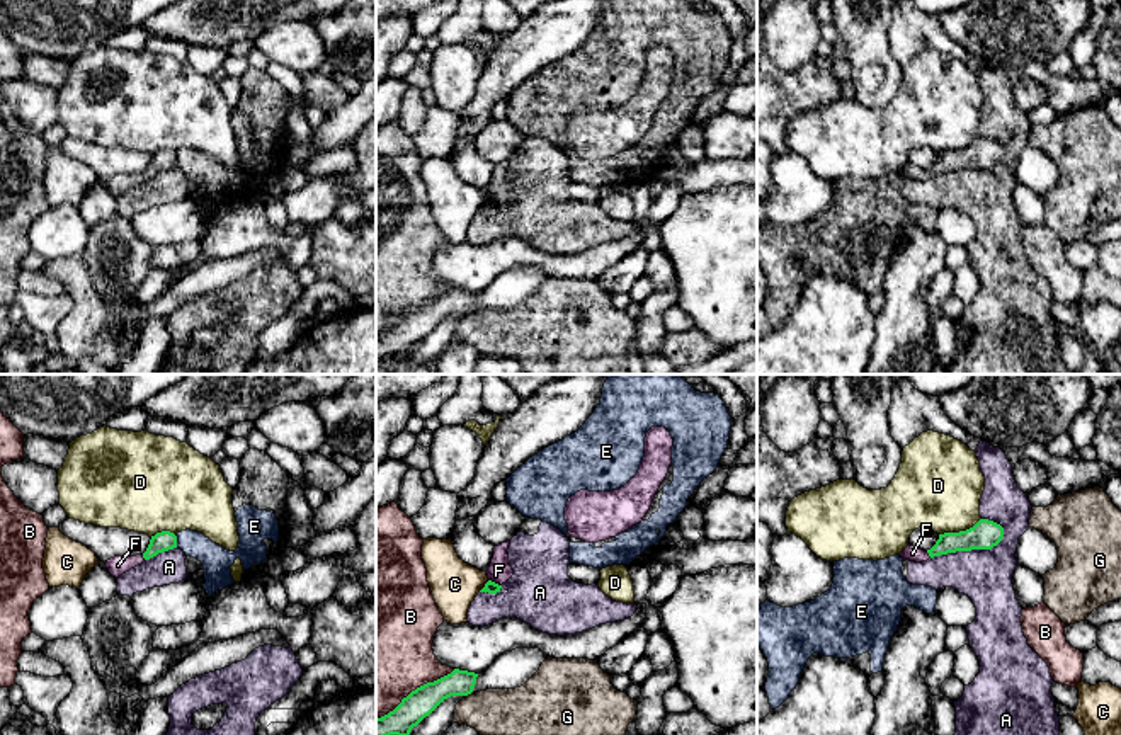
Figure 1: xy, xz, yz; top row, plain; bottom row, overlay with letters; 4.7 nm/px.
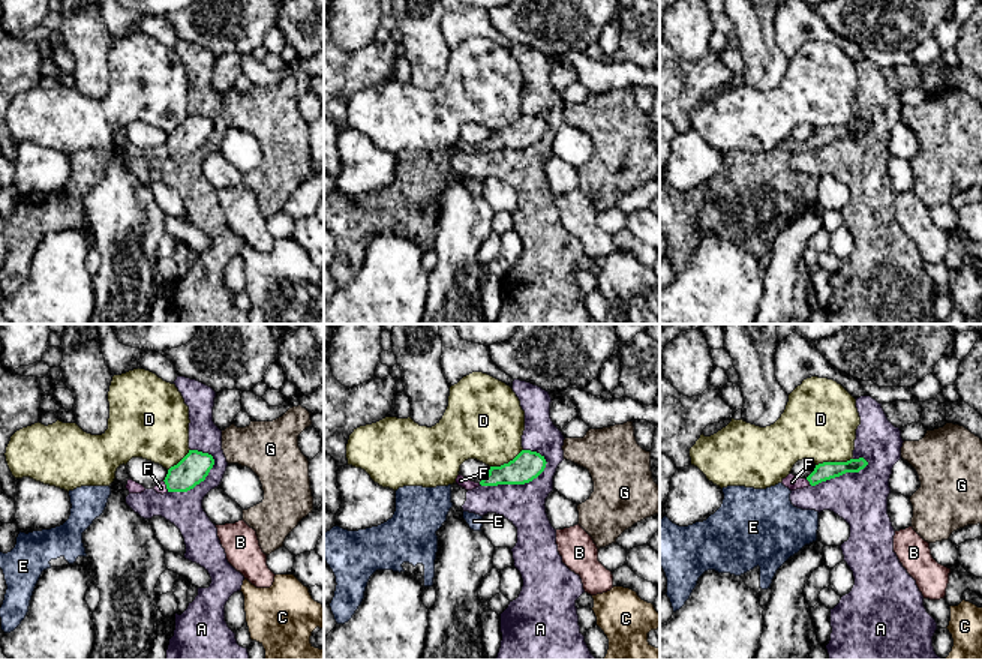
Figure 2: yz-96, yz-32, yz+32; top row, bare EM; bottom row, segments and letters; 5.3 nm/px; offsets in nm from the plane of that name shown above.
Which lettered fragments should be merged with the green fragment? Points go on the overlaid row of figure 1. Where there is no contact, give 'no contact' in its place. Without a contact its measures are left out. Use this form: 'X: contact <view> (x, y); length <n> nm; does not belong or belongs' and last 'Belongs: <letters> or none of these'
A: contact yz (972, 548); length 380 nm; does not belong
B: contact xz (417, 688); length 440 nm; does not belong
C: contact xz (485, 586); length 80 nm; does not belong
D: contact yz (960, 531); length 220 nm; does not belong
E: contact xy (176, 541); length 70 nm; does not belong
F: contact xz (494, 582); length 70 nm; belongs
G: contact xz (466, 695); length 40 nm; does not belong
Belongs: F

